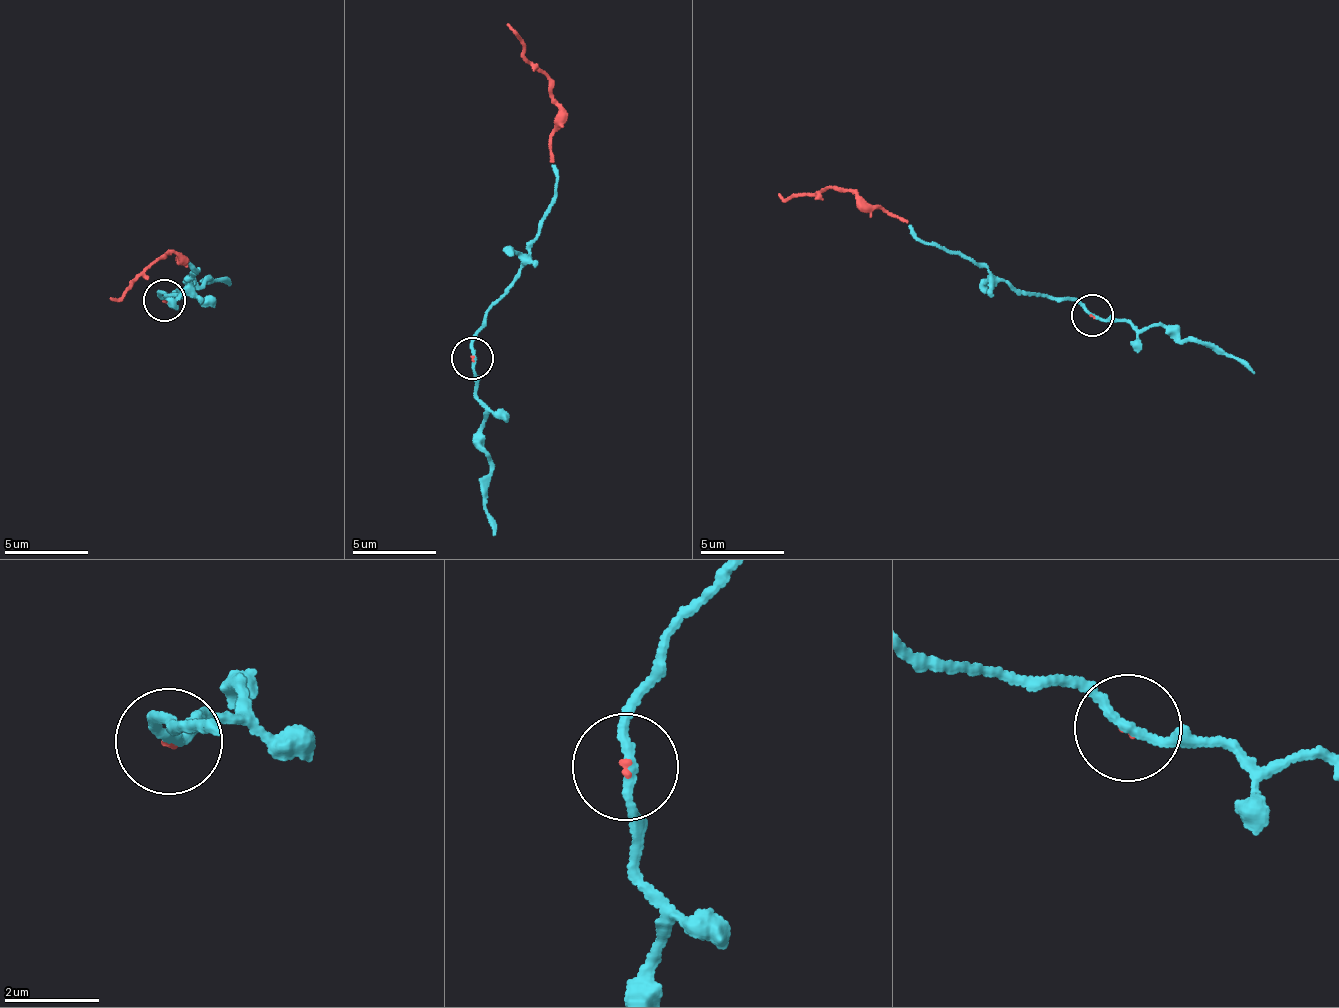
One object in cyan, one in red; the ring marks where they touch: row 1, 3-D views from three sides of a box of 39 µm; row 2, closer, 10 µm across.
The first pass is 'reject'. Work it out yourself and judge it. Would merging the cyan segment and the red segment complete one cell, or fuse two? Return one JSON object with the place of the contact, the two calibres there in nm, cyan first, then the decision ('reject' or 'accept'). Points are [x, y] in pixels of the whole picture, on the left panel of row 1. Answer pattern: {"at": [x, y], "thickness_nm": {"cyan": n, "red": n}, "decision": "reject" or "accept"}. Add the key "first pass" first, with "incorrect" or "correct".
{"first pass": "incorrect", "at": [164, 300], "thickness_nm": {"cyan": 200, "red": 50}, "decision": "accept"}

